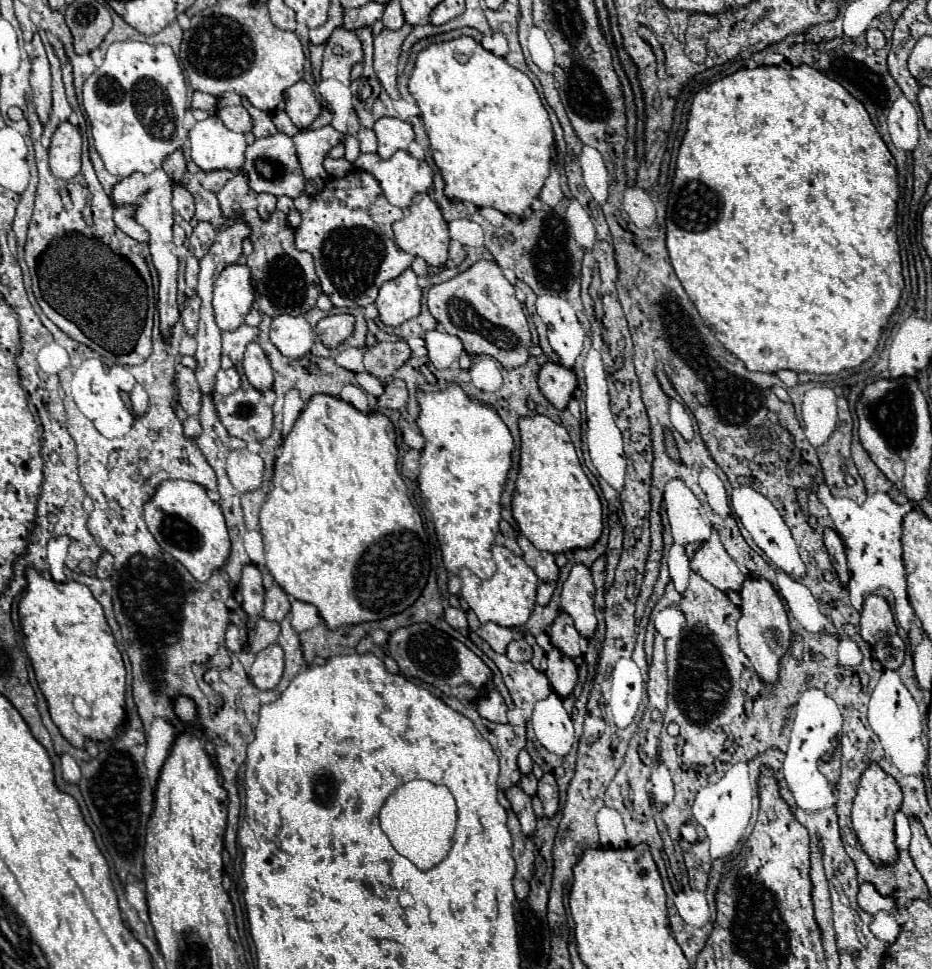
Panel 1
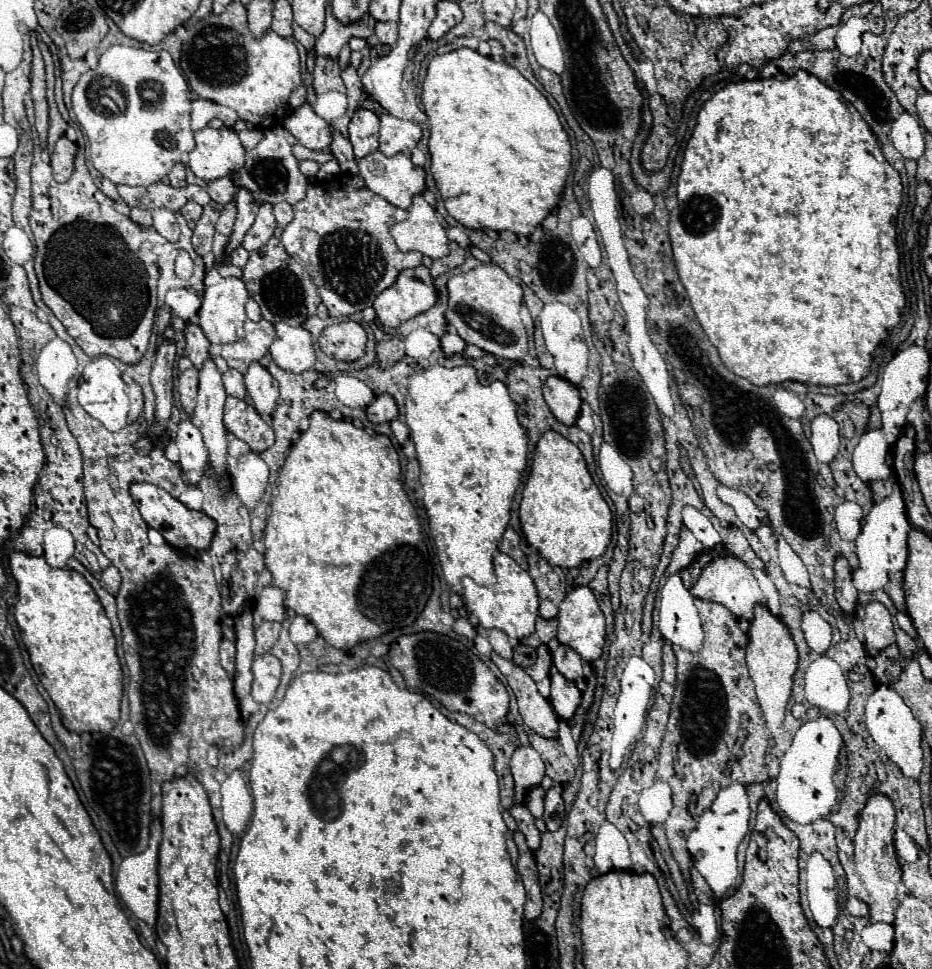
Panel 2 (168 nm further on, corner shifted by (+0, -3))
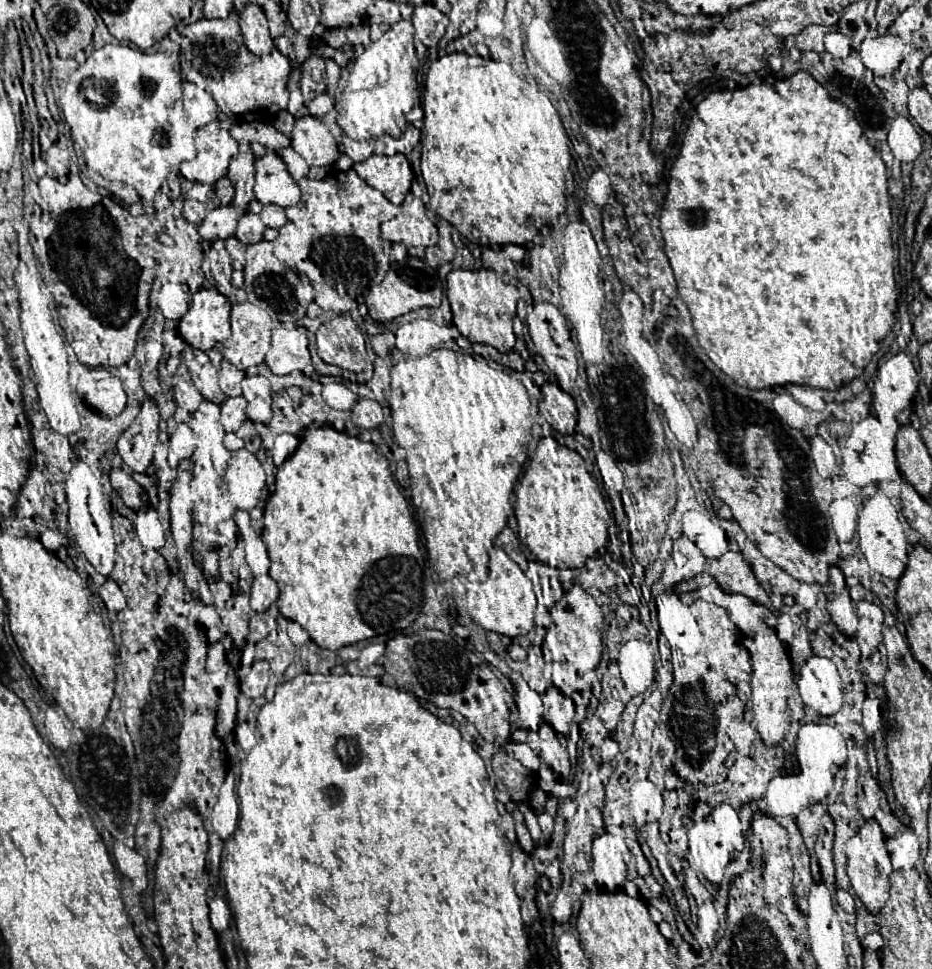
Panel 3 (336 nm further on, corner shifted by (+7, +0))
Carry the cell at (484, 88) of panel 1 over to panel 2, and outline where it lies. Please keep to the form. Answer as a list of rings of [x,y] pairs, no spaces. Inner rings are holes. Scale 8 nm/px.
[[[458,48],[452,52],[446,52],[442,56],[434,56],[428,62],[428,72],[426,72],[426,80],[422,84],[422,104],[424,104],[424,112],[428,116],[428,124],[430,124],[430,138],[428,138],[428,148],[432,154],[432,174],[436,180],[436,186],[439,190],[444,206],[448,210],[448,214],[452,218],[456,218],[458,222],[462,222],[468,228],[490,228],[490,230],[510,230],[514,234],[524,234],[530,236],[534,232],[534,228],[548,216],[548,212],[558,204],[558,196],[564,190],[564,182],[570,170],[570,142],[568,136],[558,120],[556,110],[548,104],[546,96],[532,86],[516,68],[504,64],[504,62],[496,62],[490,56],[482,56],[472,48]]]

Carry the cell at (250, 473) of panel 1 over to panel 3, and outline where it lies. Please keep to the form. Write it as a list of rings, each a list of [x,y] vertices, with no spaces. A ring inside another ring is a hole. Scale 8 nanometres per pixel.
[[[245,449],[231,451],[225,483],[229,487],[231,505],[235,509],[251,511],[259,503],[259,495],[265,487],[265,471]]]

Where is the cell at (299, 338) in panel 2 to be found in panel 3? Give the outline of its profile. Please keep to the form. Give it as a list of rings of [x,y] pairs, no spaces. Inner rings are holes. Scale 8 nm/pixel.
[[[277,325],[271,335],[271,349],[265,355],[265,365],[273,375],[291,375],[301,373],[307,365],[309,349],[303,329]]]

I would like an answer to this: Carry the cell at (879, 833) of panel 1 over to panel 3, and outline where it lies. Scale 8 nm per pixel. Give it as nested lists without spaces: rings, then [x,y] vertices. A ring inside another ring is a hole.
[[[867,821],[847,843],[845,843],[845,859],[847,859],[847,877],[853,893],[861,899],[863,907],[869,913],[879,913],[885,905],[885,897],[889,901],[889,883],[887,877],[893,871],[885,853],[885,845],[881,839],[881,831],[877,821]]]

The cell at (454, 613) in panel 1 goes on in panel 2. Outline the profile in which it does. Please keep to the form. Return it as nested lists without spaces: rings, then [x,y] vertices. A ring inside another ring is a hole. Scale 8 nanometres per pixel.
[[[458,618],[458,620],[454,622],[454,626],[452,626],[452,628],[454,628],[454,632],[456,632],[456,634],[465,636],[470,640],[476,636],[476,630],[474,630],[474,628],[472,628],[472,624],[468,622],[468,618]]]

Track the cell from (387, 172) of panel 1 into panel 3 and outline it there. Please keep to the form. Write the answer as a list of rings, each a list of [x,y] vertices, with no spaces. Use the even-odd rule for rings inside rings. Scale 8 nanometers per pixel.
[[[371,155],[353,167],[371,187],[379,189],[393,205],[399,205],[411,187],[411,167],[405,155]]]

